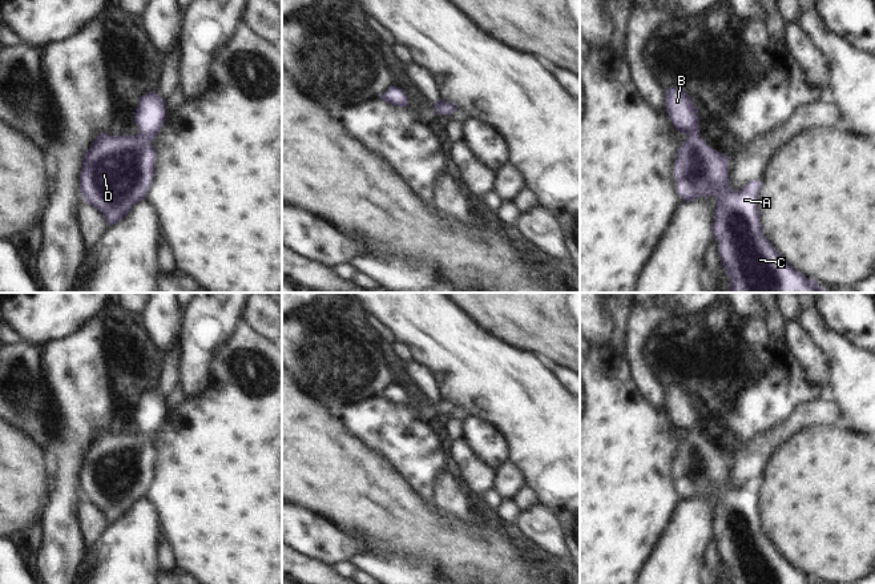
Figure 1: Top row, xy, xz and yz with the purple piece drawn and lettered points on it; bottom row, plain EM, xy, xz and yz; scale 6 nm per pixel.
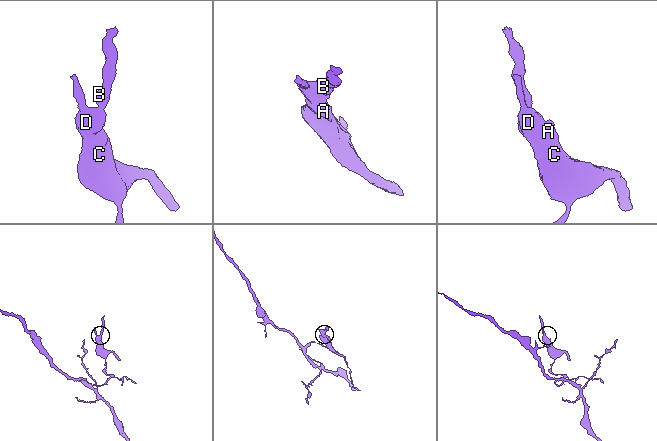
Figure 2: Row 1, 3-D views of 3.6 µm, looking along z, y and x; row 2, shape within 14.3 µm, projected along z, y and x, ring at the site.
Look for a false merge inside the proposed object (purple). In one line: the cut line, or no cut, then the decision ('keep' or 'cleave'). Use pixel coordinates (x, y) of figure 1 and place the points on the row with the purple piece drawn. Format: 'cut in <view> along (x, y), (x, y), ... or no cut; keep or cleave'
no cut; keep

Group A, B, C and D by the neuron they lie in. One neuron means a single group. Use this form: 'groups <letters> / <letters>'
groups A B C D

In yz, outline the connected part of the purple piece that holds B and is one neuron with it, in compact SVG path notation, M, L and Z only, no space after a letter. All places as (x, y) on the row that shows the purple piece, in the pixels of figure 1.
M684 88L665 92L673 125L686 134L674 166L677 192L685 202L714 196L717 209L713 238L719 241L721 265L730 278L731 293L823 293L815 279L795 270L765 235L758 196L762 181L734 190L729 181L729 157L699 137L699 117Z

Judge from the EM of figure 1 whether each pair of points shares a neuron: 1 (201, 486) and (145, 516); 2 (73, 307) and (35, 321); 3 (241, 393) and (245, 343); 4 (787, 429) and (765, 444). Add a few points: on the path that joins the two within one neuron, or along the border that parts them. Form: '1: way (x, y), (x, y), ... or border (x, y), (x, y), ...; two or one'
1: border (145, 496), (157, 512), (161, 536); two
2: way (64, 307), (48, 307), (44, 311); one
3: way (245, 381), (245, 355); one
4: way (782, 431), (770, 440); one

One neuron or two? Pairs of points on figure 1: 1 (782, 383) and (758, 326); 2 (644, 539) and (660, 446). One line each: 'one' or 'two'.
1: one
2: one

